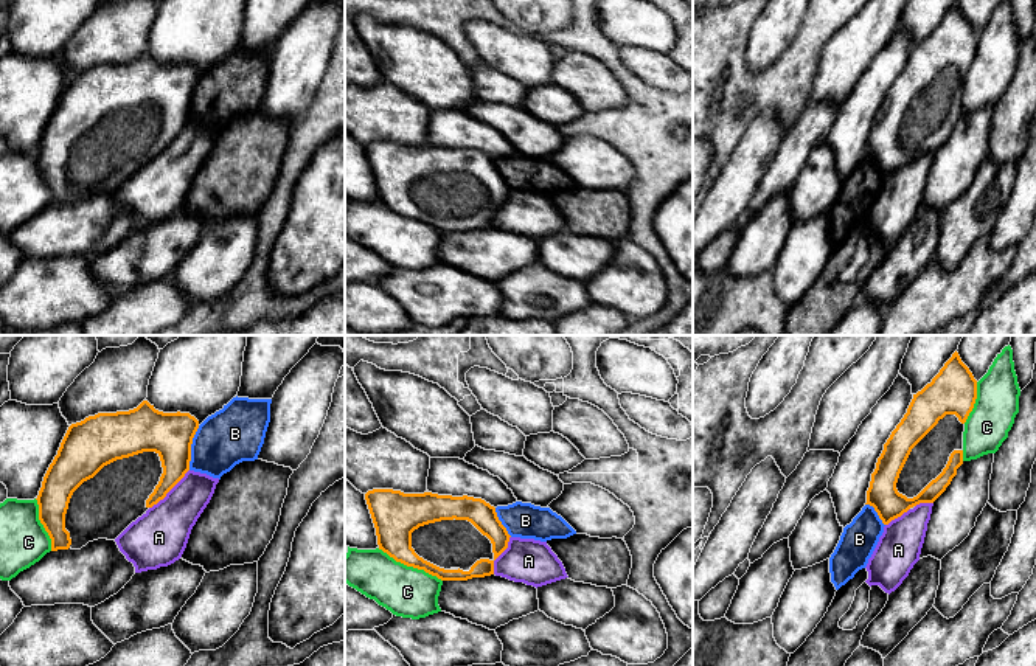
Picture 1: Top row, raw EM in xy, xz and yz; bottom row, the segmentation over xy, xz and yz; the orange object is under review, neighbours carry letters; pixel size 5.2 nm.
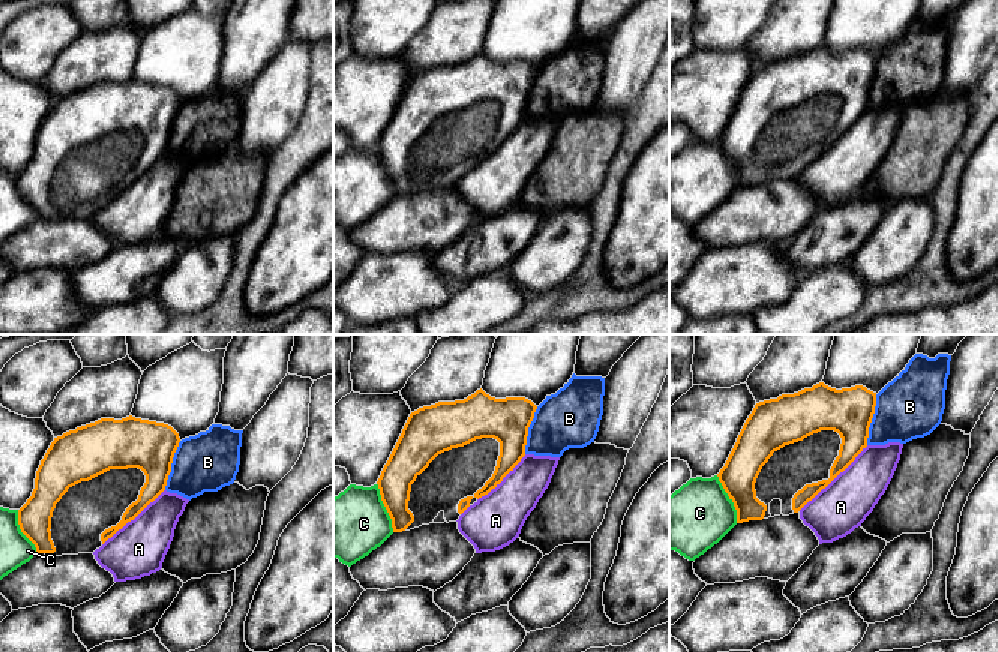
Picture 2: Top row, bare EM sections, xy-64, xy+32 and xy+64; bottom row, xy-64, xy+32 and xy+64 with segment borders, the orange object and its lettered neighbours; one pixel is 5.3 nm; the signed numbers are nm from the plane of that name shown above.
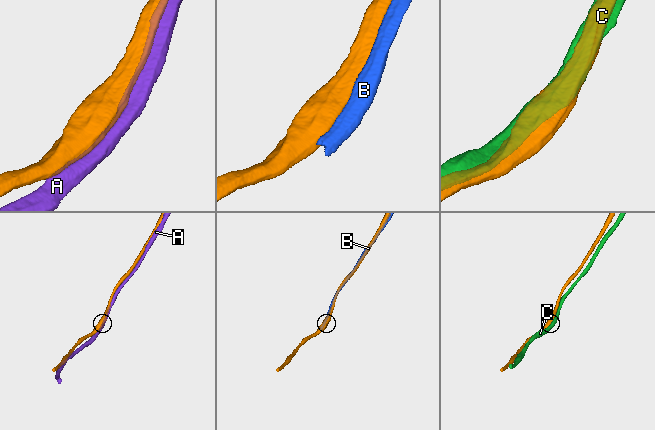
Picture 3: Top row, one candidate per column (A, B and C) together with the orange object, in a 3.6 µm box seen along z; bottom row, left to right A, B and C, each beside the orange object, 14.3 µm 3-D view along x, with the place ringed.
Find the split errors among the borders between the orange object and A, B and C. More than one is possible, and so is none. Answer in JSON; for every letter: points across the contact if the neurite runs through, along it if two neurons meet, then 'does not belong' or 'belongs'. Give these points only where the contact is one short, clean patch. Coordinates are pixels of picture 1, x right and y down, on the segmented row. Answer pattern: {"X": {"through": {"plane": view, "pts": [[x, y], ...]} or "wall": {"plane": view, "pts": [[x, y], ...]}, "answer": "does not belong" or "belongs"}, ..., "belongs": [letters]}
{"A": {"answer": "does not belong"}, "B": {"answer": "does not belong"}, "C": {"answer": "does not belong"}, "belongs": []}

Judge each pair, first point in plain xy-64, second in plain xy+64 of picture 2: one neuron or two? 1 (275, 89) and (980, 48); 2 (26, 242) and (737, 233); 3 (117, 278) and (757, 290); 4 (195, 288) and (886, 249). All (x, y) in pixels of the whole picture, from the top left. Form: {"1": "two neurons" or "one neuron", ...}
{"1": "one neuron", "2": "one neuron", "3": "two neurons", "4": "one neuron"}

